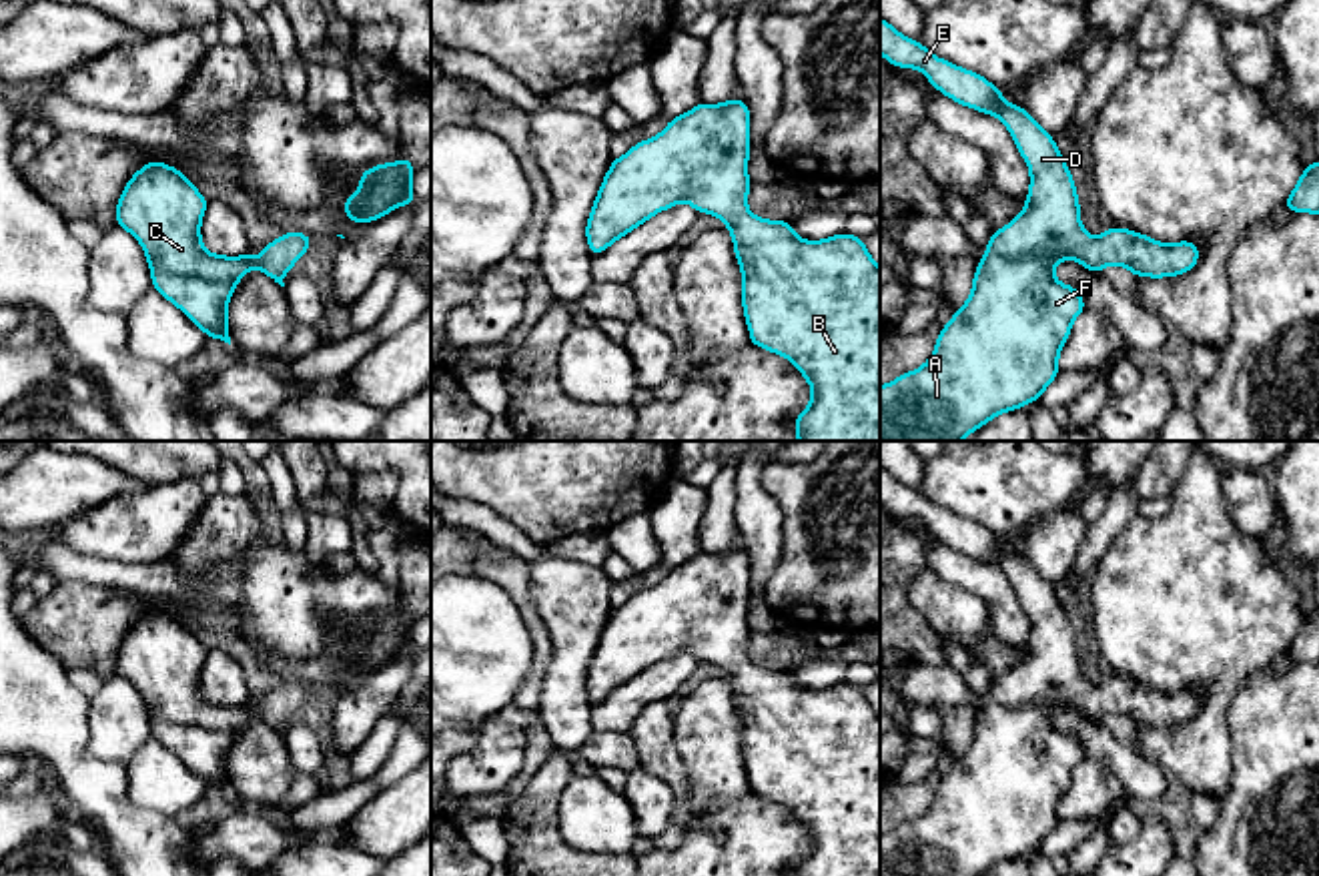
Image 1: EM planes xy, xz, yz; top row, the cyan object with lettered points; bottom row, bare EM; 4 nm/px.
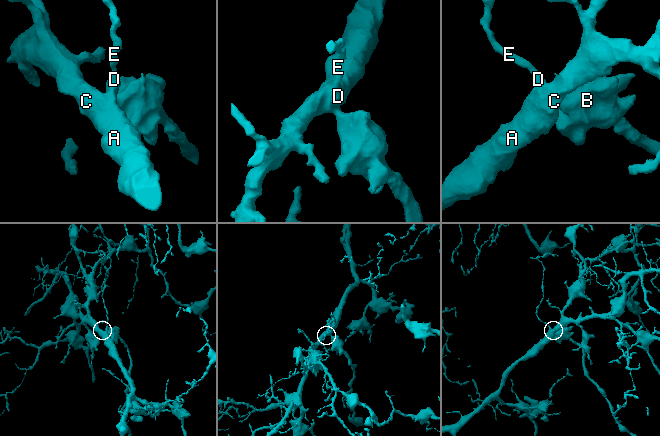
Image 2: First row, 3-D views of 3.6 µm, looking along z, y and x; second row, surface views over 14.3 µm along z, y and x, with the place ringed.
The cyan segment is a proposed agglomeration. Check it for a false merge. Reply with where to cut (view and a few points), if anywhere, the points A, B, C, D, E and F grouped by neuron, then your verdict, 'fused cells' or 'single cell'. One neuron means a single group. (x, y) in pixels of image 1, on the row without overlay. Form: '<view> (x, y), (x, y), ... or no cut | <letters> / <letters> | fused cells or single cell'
no cut | A B C D E F | single cell

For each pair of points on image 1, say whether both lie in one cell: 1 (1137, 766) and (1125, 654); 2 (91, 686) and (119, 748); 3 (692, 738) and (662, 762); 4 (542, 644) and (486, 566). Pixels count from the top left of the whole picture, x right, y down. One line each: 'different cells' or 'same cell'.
1: different cells
2: different cells
3: different cells
4: same cell

